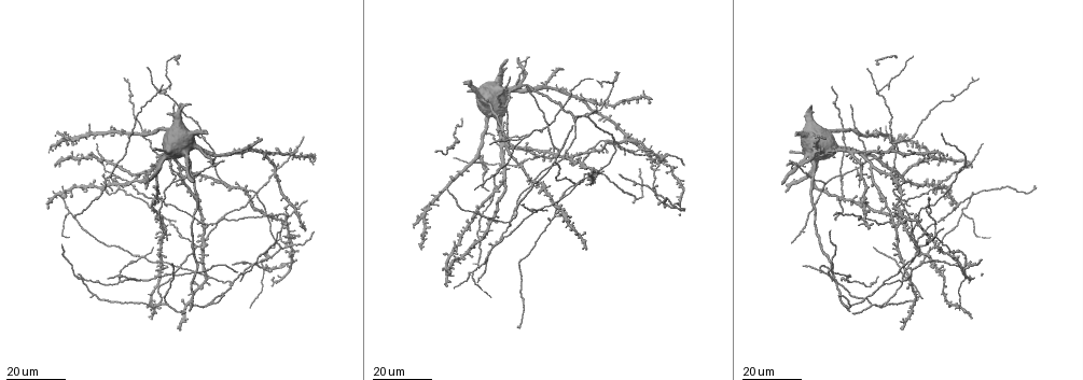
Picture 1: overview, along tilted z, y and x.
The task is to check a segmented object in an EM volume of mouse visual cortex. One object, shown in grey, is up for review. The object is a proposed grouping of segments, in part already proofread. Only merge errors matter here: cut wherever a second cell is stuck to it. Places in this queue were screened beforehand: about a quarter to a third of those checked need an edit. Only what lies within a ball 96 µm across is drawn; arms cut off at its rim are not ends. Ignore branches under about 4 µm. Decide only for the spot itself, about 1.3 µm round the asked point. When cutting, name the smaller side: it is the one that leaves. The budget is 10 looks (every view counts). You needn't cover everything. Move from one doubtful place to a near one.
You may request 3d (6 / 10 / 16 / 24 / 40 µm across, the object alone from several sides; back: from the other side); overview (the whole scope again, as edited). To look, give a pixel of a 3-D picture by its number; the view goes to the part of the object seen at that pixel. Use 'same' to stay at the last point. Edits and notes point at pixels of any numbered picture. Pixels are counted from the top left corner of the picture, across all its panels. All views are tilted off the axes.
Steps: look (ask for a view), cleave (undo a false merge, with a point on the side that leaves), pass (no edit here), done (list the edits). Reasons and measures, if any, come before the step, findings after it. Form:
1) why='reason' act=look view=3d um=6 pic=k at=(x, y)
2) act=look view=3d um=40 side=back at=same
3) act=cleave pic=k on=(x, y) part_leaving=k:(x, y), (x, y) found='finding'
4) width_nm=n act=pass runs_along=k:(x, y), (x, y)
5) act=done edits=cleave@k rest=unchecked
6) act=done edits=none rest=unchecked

why='three arms meet' act=look view=3d um=24 pic=1 at=(206, 276)

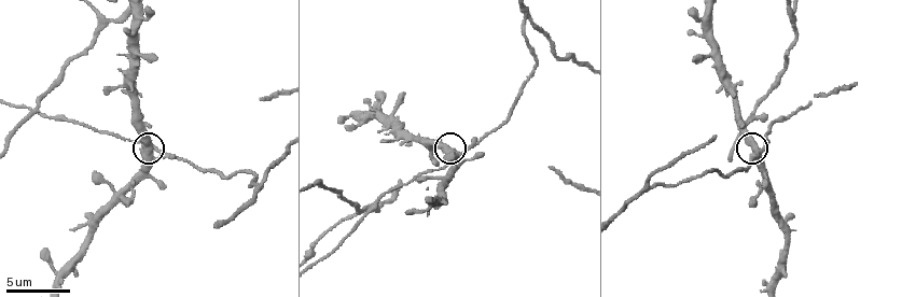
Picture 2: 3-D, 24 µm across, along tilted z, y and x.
act=look view=3d um=6 pic=2 at=(764, 149)

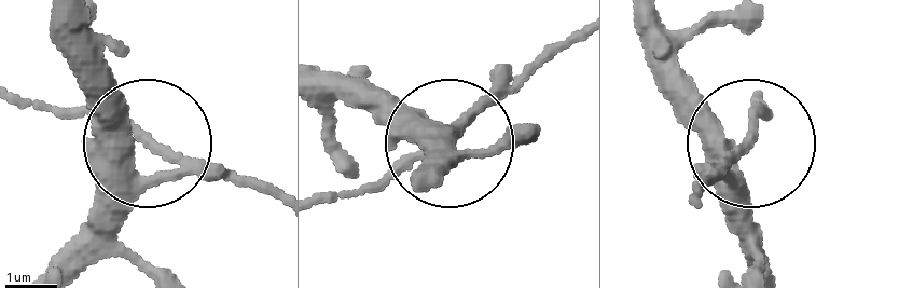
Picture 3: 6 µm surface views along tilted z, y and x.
act=look view=3d um=6 side=back pic=3 at=(145, 138)

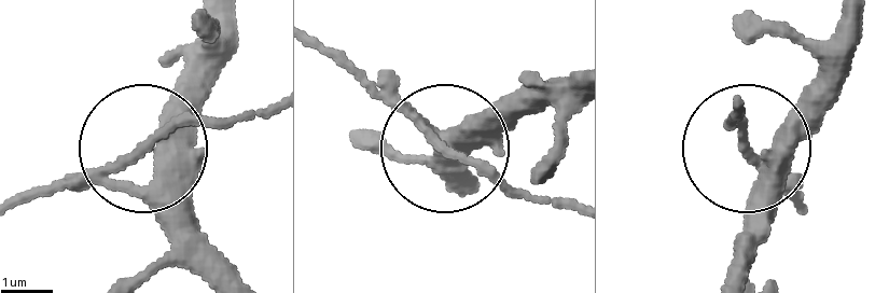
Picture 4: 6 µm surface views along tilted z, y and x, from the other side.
width_nm=200 act=pass found='all the same cell'

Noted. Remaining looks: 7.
why='three arms meet' act=look view=3d um=10 pic=2 at=(104, 19)

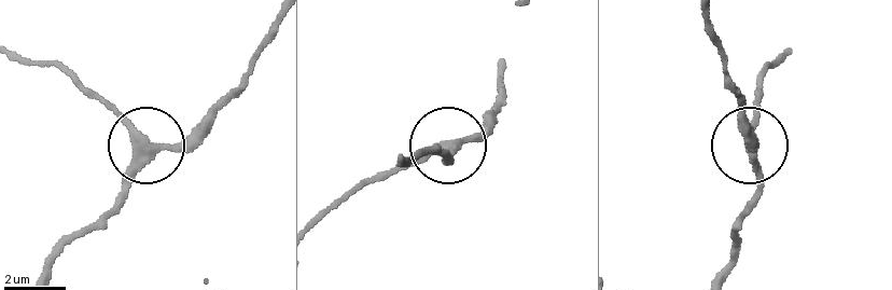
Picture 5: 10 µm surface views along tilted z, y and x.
act=look view=3d um=10 side=back pic=5 at=(151, 147)

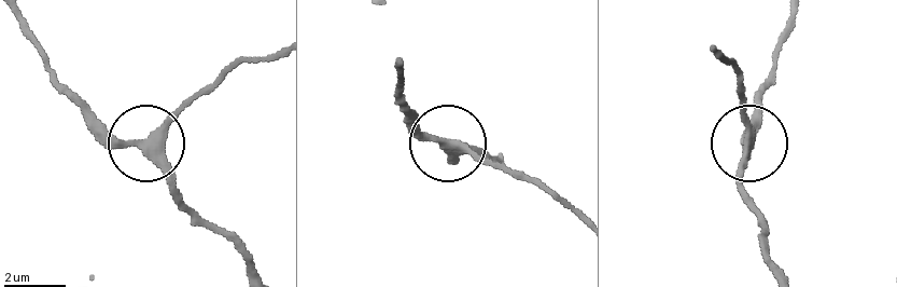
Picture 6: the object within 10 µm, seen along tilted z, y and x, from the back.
arms=3 act=pass runs_along=6:(252, 272), (185, 203), (151, 141), (204, 91) found='continuous, no second cell'

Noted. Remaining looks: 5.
why='small branch off a trunk' act=look view=3d um=24 pic=1 at=(114, 174)

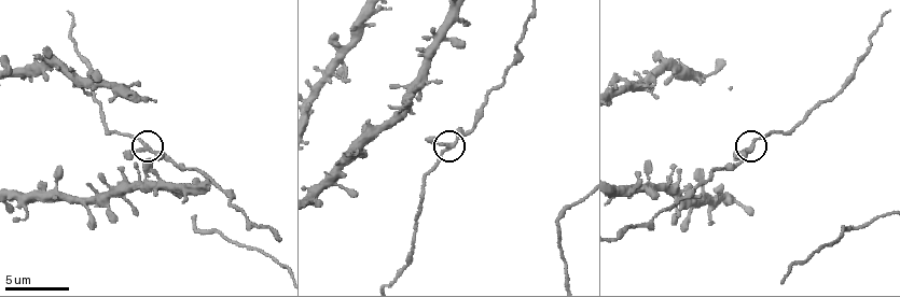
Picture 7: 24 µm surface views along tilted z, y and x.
act=look view=3d um=10 pic=7 at=(451, 144)

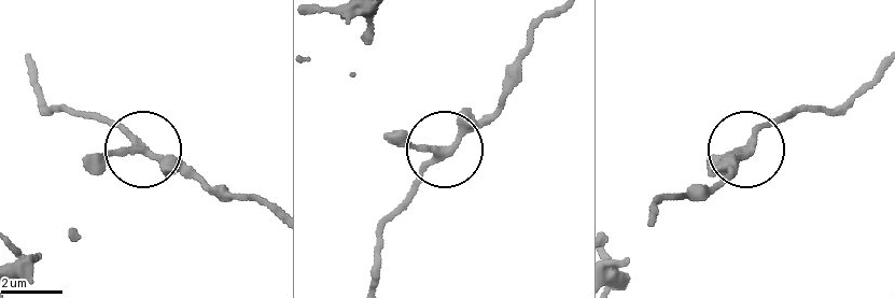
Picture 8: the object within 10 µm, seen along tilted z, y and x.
why='from behind' act=look view=3d um=10 side=back pic=8 at=(139, 145)

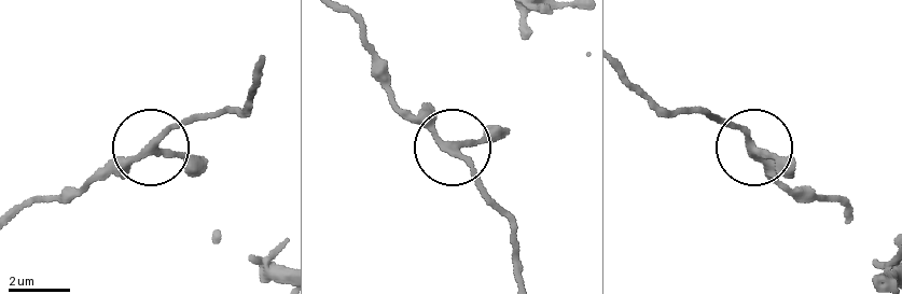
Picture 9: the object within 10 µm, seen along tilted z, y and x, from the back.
width_nm=200 act=pass found='continuous, no second cell'

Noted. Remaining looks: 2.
why='three arms meet' act=look view=3d um=24 pic=1 at=(565, 156)

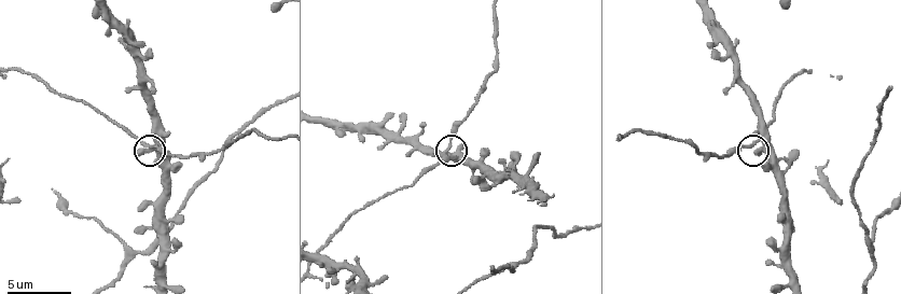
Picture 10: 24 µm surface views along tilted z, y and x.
why='zoom in' act=look view=3d um=6 pic=10 at=(444, 151)

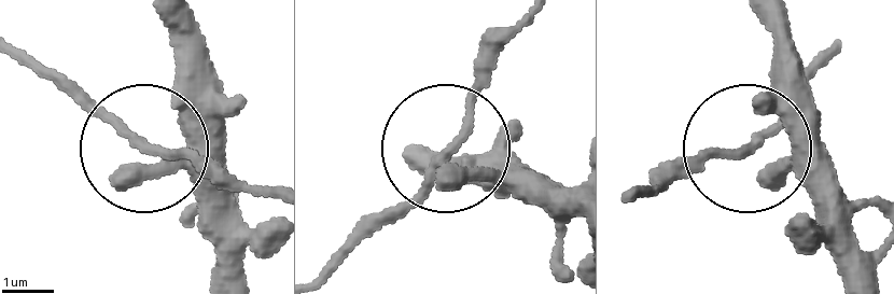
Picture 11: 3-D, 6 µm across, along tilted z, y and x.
width_nm=150 act=pass found='all the same cell'

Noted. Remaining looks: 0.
act=done edits=none rest=unchecked

